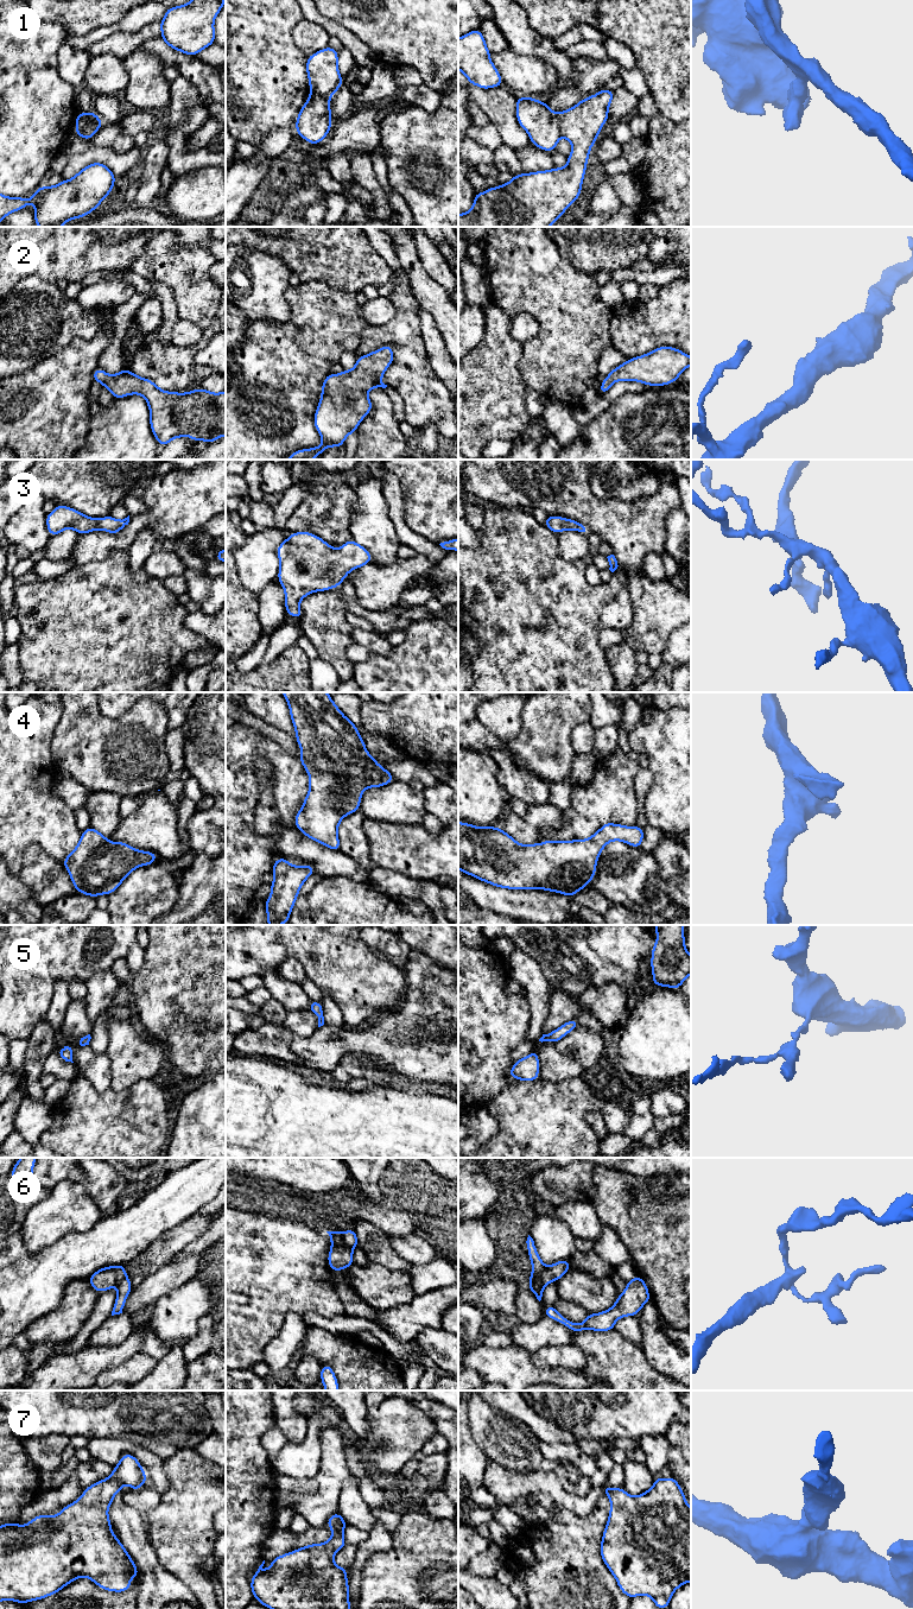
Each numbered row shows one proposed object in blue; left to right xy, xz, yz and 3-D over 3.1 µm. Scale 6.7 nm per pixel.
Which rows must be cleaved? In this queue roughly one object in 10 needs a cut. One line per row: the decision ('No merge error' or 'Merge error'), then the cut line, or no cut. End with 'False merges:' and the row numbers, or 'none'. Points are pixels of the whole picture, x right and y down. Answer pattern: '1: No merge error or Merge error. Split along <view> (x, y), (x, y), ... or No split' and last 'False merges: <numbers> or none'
1: Merge error. Split along xy (89, 113), (89, 120), (75, 128)
2: No merge error. No split
3: No merge error. No split
4: No merge error. No split
5: No merge error. No split
6: Merge error. Split along yz (546, 1267), (541, 1277), (543, 1287)
7: No merge error. No split
False merges: 1, 6

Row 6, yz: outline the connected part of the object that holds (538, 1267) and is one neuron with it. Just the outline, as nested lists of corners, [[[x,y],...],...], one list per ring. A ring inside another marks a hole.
[[[530,1235],[527,1237],[526,1243],[527,1243],[527,1253],[528,1253],[531,1262],[532,1262],[531,1277],[532,1277],[533,1281],[537,1284],[534,1296],[540,1301],[541,1297],[543,1297],[543,1292],[544,1292],[544,1287],[541,1286],[541,1277],[546,1269],[546,1266],[541,1261],[541,1259],[537,1252],[537,1247],[534,1244],[534,1241]]]

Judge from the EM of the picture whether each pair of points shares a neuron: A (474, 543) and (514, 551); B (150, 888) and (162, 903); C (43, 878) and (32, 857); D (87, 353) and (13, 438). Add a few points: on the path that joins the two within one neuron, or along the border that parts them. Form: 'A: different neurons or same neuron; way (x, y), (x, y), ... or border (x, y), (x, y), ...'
A: different neurons; border (477, 531), (479, 545), (470, 549)
B: same neuron; way (152, 892), (158, 899)
C: same neuron; way (40, 873), (36, 862)
D: same neuron; way (68, 374), (50, 401), (35, 417)

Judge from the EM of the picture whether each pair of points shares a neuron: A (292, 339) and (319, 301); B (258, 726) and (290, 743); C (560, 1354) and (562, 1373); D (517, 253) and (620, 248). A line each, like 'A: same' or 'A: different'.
A: same
B: same
C: different
D: different

